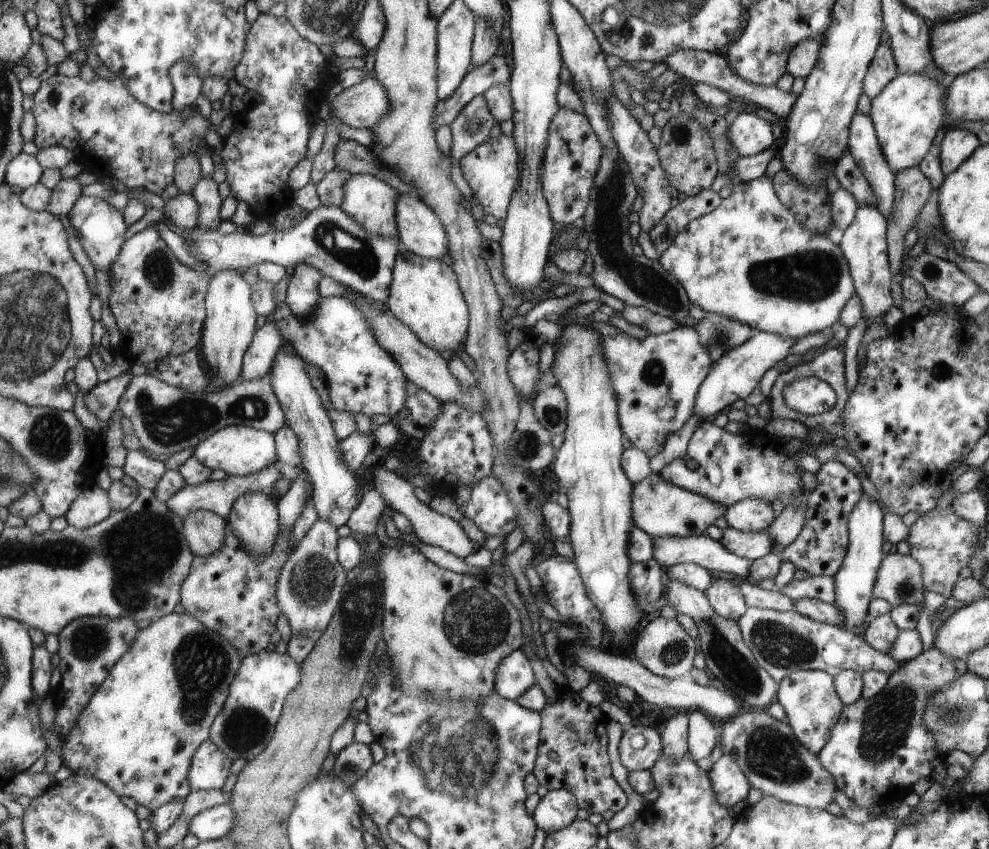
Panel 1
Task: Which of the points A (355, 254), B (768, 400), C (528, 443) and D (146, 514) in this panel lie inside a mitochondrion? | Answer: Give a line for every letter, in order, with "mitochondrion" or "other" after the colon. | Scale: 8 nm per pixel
A: mitochondrion
B: other
C: mitochondrion
D: mitochondrion

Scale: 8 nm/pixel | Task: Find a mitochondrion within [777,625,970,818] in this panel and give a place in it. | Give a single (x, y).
(887, 722)

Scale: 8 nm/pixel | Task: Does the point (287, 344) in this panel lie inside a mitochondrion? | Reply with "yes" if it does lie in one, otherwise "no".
no

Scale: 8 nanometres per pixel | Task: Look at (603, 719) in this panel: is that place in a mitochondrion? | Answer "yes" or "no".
no

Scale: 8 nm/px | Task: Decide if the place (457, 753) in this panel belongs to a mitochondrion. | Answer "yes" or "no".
yes

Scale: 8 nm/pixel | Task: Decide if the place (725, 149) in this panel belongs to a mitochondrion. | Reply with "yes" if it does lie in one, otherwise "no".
yes

